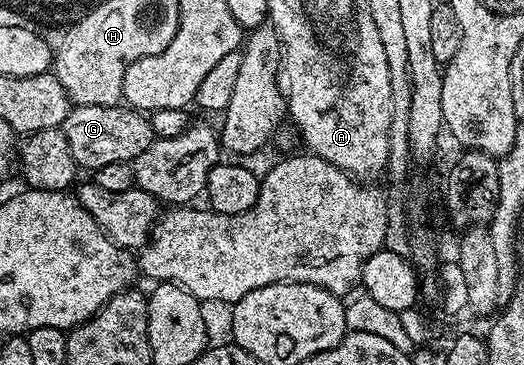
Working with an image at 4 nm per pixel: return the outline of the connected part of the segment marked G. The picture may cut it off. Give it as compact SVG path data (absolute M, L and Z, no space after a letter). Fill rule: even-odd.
M123 103L106 107L73 105L63 123L66 143L70 143L70 153L74 155L81 170L95 171L106 167L106 163L132 162L142 155L154 140L151 120L141 110Z

